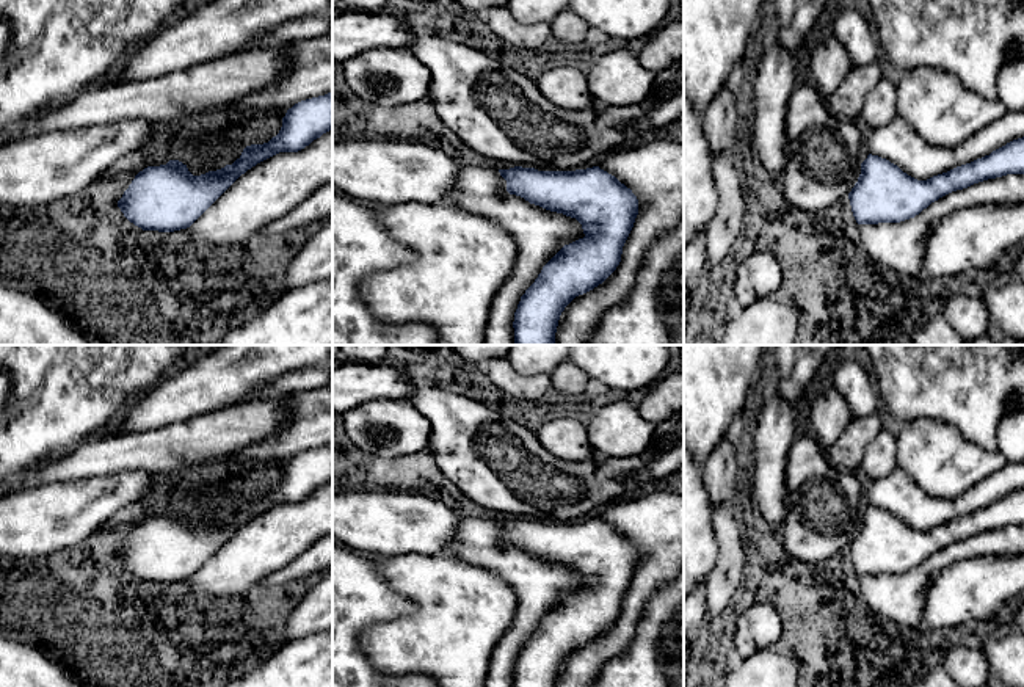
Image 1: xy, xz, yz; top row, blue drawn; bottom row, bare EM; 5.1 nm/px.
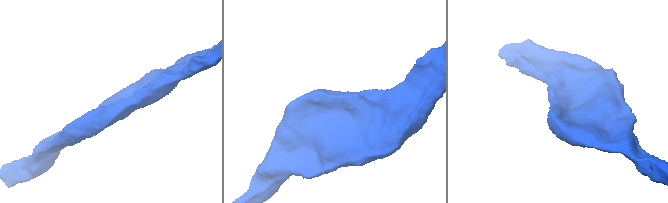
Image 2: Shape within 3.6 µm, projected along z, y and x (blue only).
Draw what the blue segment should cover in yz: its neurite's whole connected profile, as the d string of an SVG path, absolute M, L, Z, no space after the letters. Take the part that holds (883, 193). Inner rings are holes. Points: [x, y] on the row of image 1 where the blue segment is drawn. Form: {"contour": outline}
{"contour": "M1024 136L927 180L917 180L889 160L869 154L848 199L858 224L900 223L952 191L1007 174L1024 174Z"}

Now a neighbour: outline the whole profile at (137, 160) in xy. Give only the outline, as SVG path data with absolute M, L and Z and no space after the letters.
M132 152L121 160L118 160L111 168L108 168L103 174L119 174L125 171L143 171L151 163L151 158L143 152Z

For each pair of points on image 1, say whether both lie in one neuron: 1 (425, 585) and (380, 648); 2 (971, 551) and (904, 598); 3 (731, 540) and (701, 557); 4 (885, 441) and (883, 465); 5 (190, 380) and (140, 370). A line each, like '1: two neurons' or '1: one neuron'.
1: one neuron
2: one neuron
3: two neurons
4: one neuron
5: two neurons

